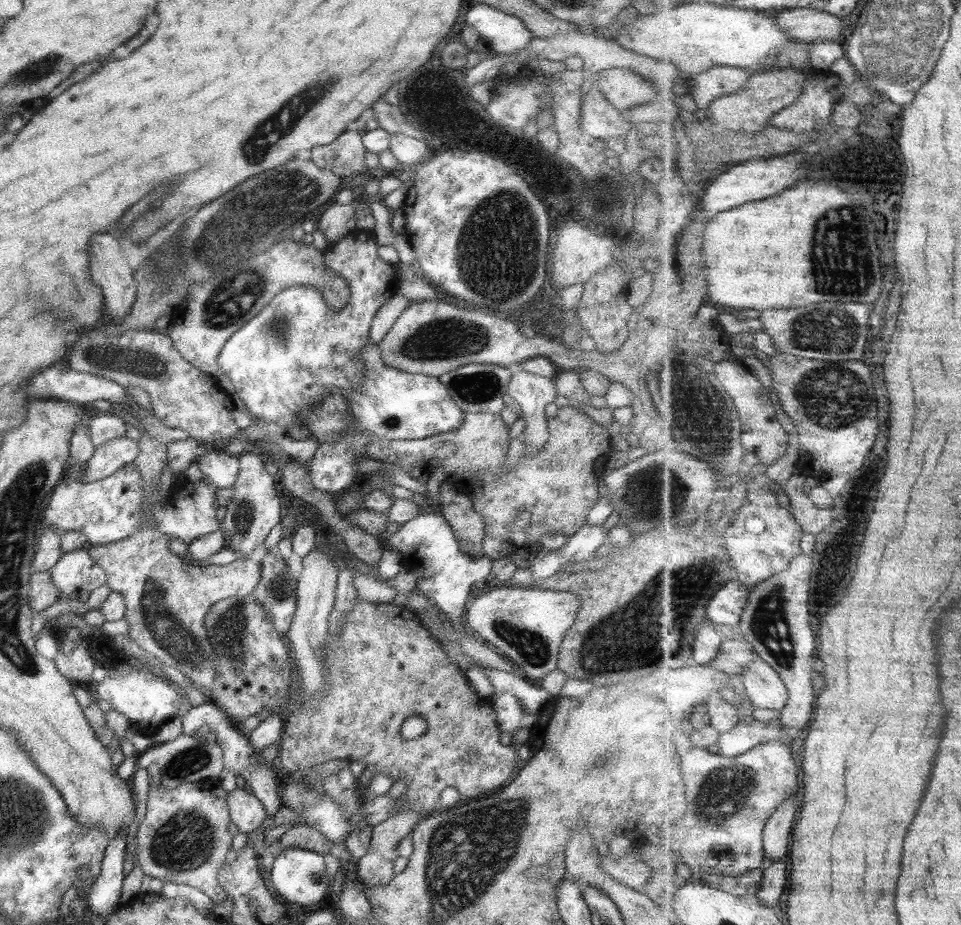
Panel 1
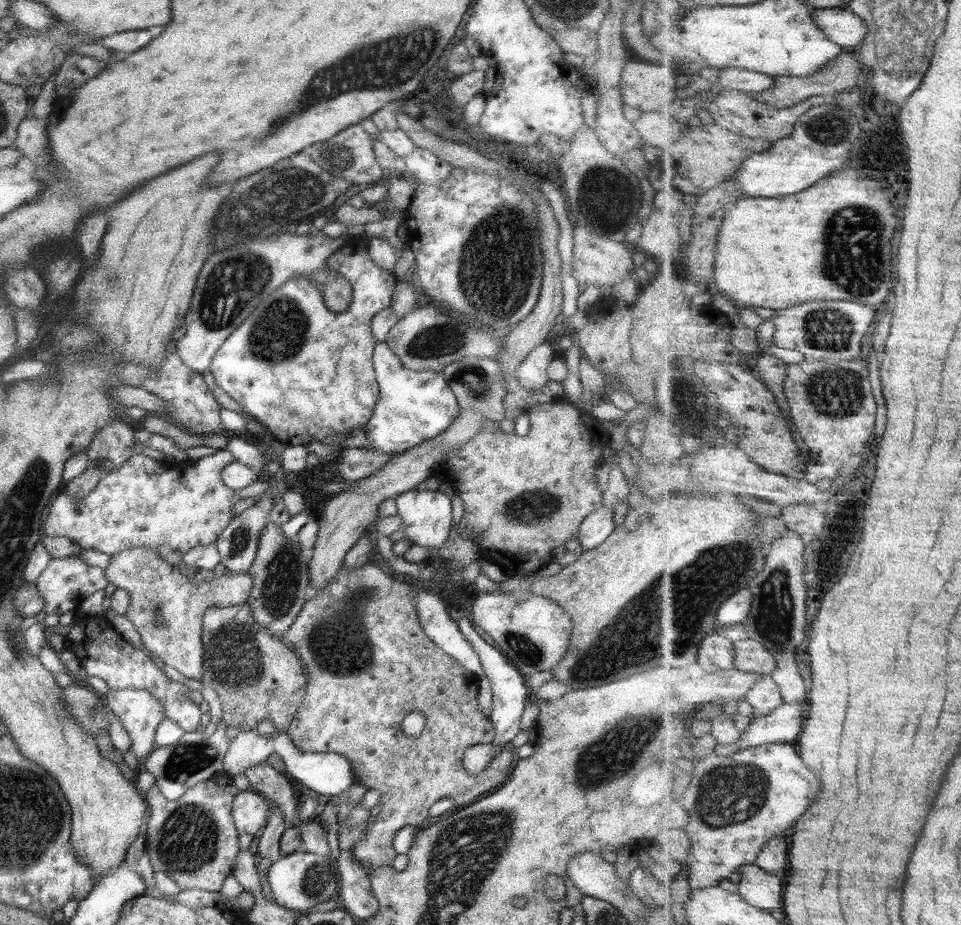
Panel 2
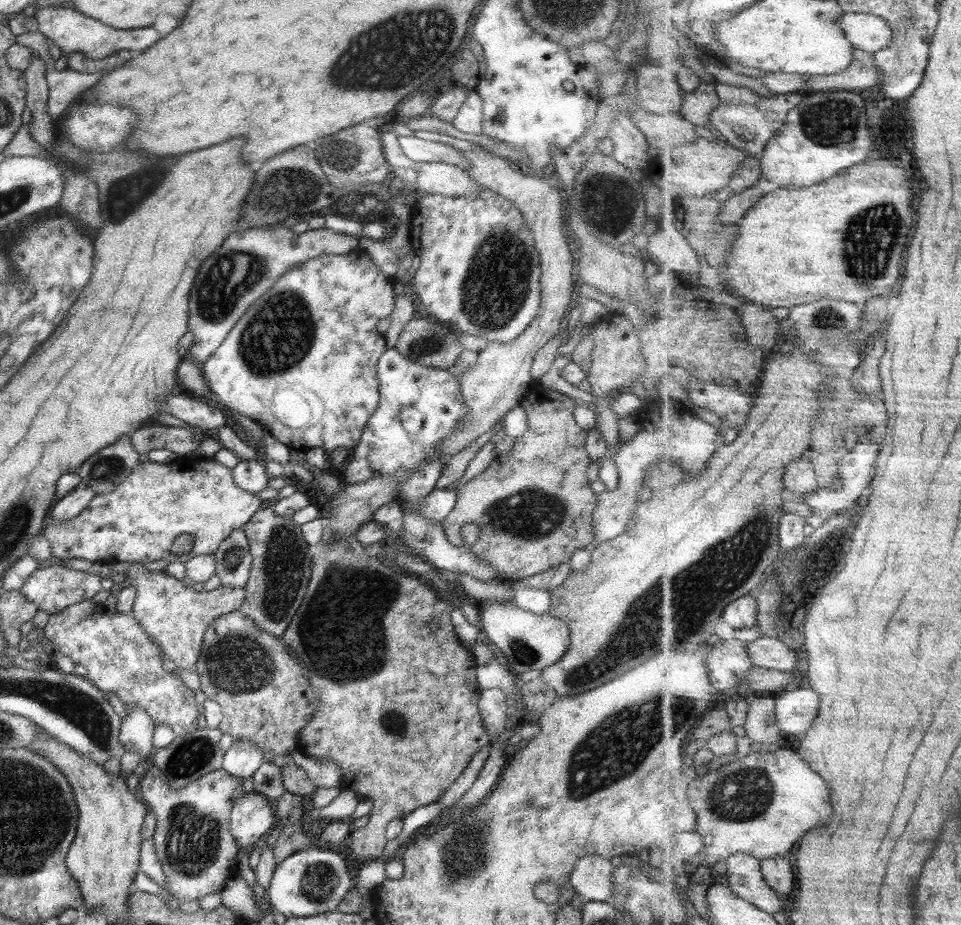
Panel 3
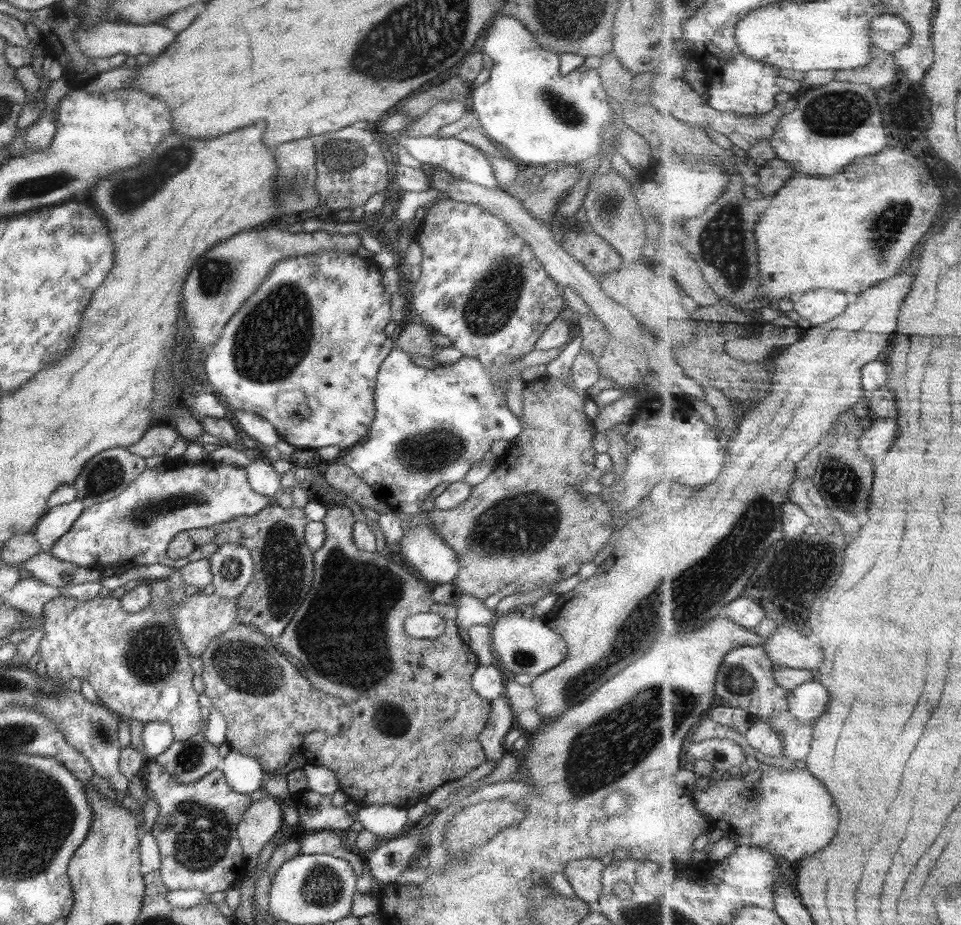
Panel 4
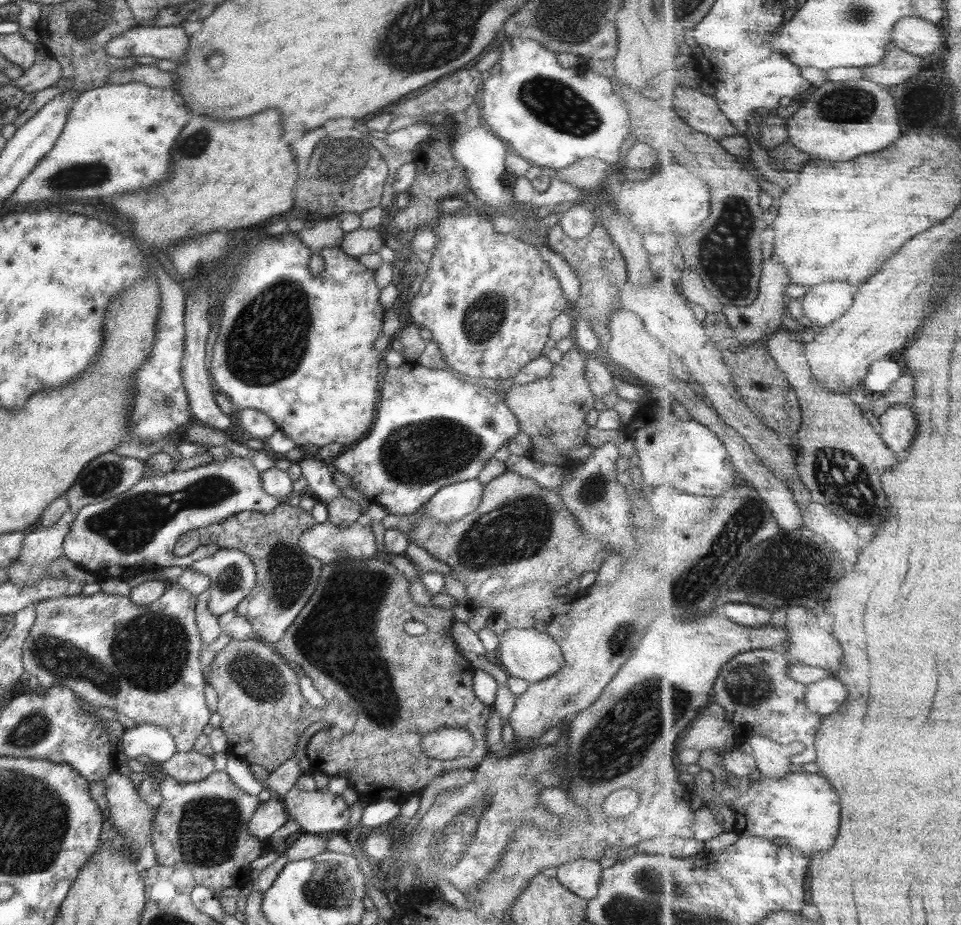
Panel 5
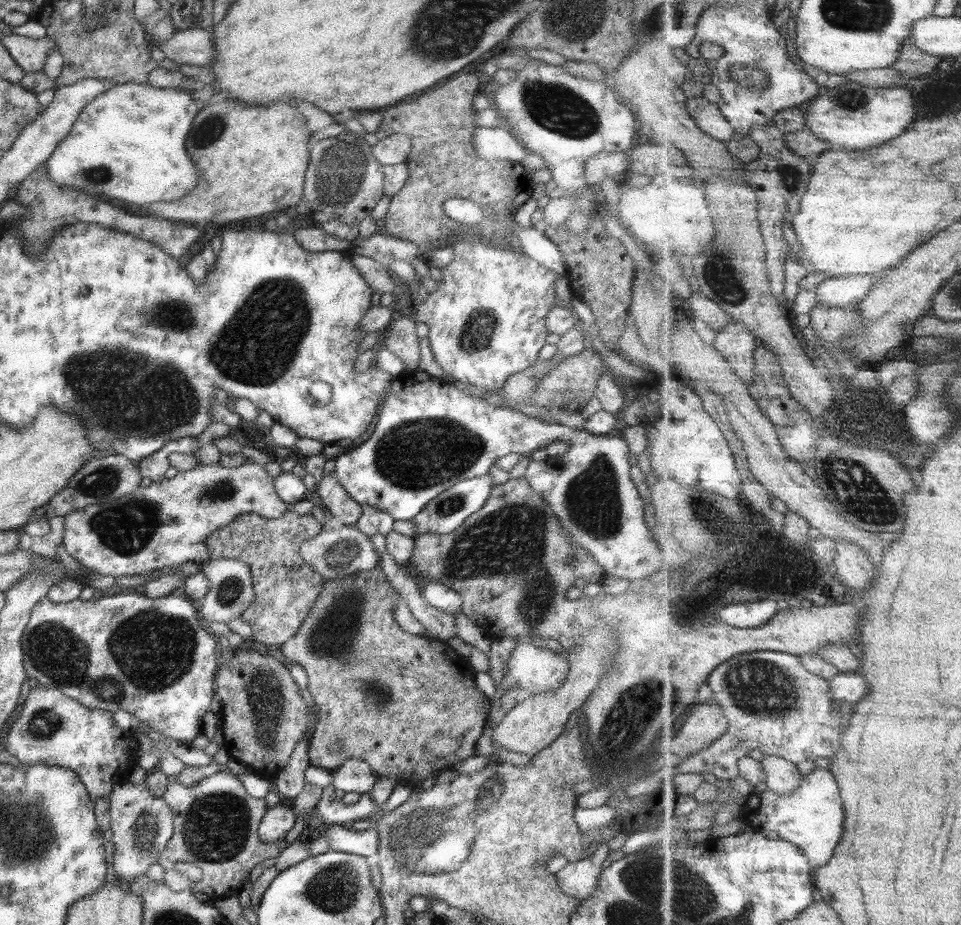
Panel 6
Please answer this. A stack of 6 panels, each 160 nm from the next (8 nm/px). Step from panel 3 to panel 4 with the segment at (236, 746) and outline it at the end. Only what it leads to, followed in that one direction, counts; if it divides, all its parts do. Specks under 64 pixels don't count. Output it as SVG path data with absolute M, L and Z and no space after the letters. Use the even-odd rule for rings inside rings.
M230 750L221 760L218 769L233 792L249 795L262 786L261 766L249 756Z

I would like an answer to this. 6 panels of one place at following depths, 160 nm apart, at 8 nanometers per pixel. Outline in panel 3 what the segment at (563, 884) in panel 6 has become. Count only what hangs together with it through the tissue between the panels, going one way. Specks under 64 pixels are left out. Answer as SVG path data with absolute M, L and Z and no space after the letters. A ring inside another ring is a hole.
M585 855L574 862L568 881L582 901L605 902L612 894L613 870L609 859Z

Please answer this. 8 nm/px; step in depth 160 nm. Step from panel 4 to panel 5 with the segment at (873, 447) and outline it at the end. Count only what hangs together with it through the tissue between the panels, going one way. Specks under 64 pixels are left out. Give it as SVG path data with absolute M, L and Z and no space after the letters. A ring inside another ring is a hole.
M896 404L889 407L885 412L876 420L883 440L887 442L887 446L893 452L909 450L915 436L917 436L915 410L909 404Z

